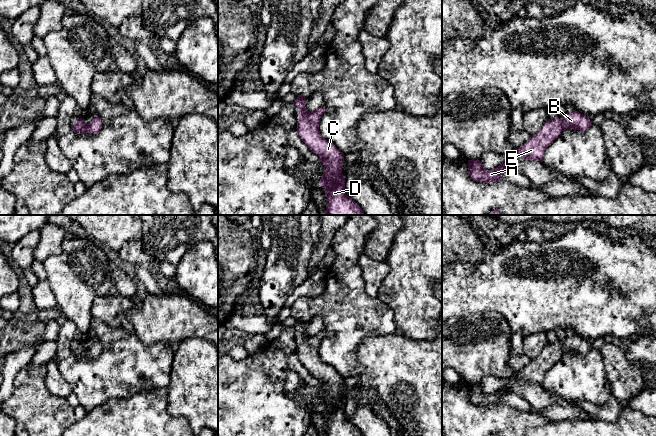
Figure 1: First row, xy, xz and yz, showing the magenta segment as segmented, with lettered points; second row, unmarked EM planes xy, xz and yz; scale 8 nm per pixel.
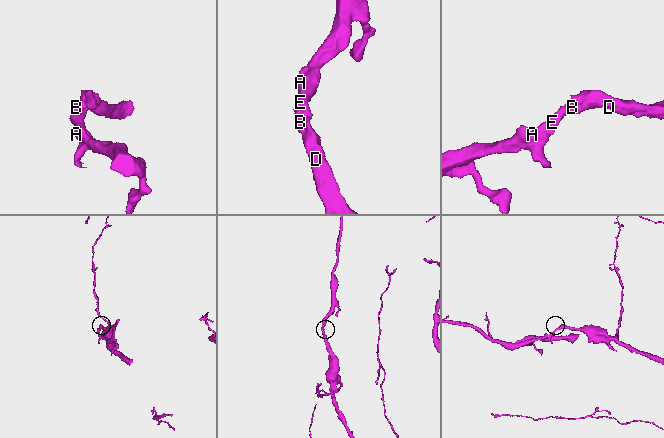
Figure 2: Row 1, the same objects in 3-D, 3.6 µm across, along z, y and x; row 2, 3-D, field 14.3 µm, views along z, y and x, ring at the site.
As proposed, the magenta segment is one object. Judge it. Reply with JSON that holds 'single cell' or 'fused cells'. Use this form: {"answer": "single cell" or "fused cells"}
{"answer": "single cell"}

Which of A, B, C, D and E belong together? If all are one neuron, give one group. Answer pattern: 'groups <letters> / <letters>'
groups A B C D E

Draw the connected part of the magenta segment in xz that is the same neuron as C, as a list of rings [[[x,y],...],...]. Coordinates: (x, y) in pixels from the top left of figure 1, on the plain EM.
[[[298,319],[293,326],[299,332],[297,356],[308,372],[320,381],[324,389],[322,402],[318,405],[327,422],[326,436],[363,436],[360,430],[345,417],[345,401],[342,398],[344,378],[322,361],[319,345],[325,330],[314,335],[306,333],[306,322]]]

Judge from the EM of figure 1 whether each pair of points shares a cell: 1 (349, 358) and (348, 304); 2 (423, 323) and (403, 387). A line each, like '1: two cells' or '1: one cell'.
1: one cell
2: two cells

